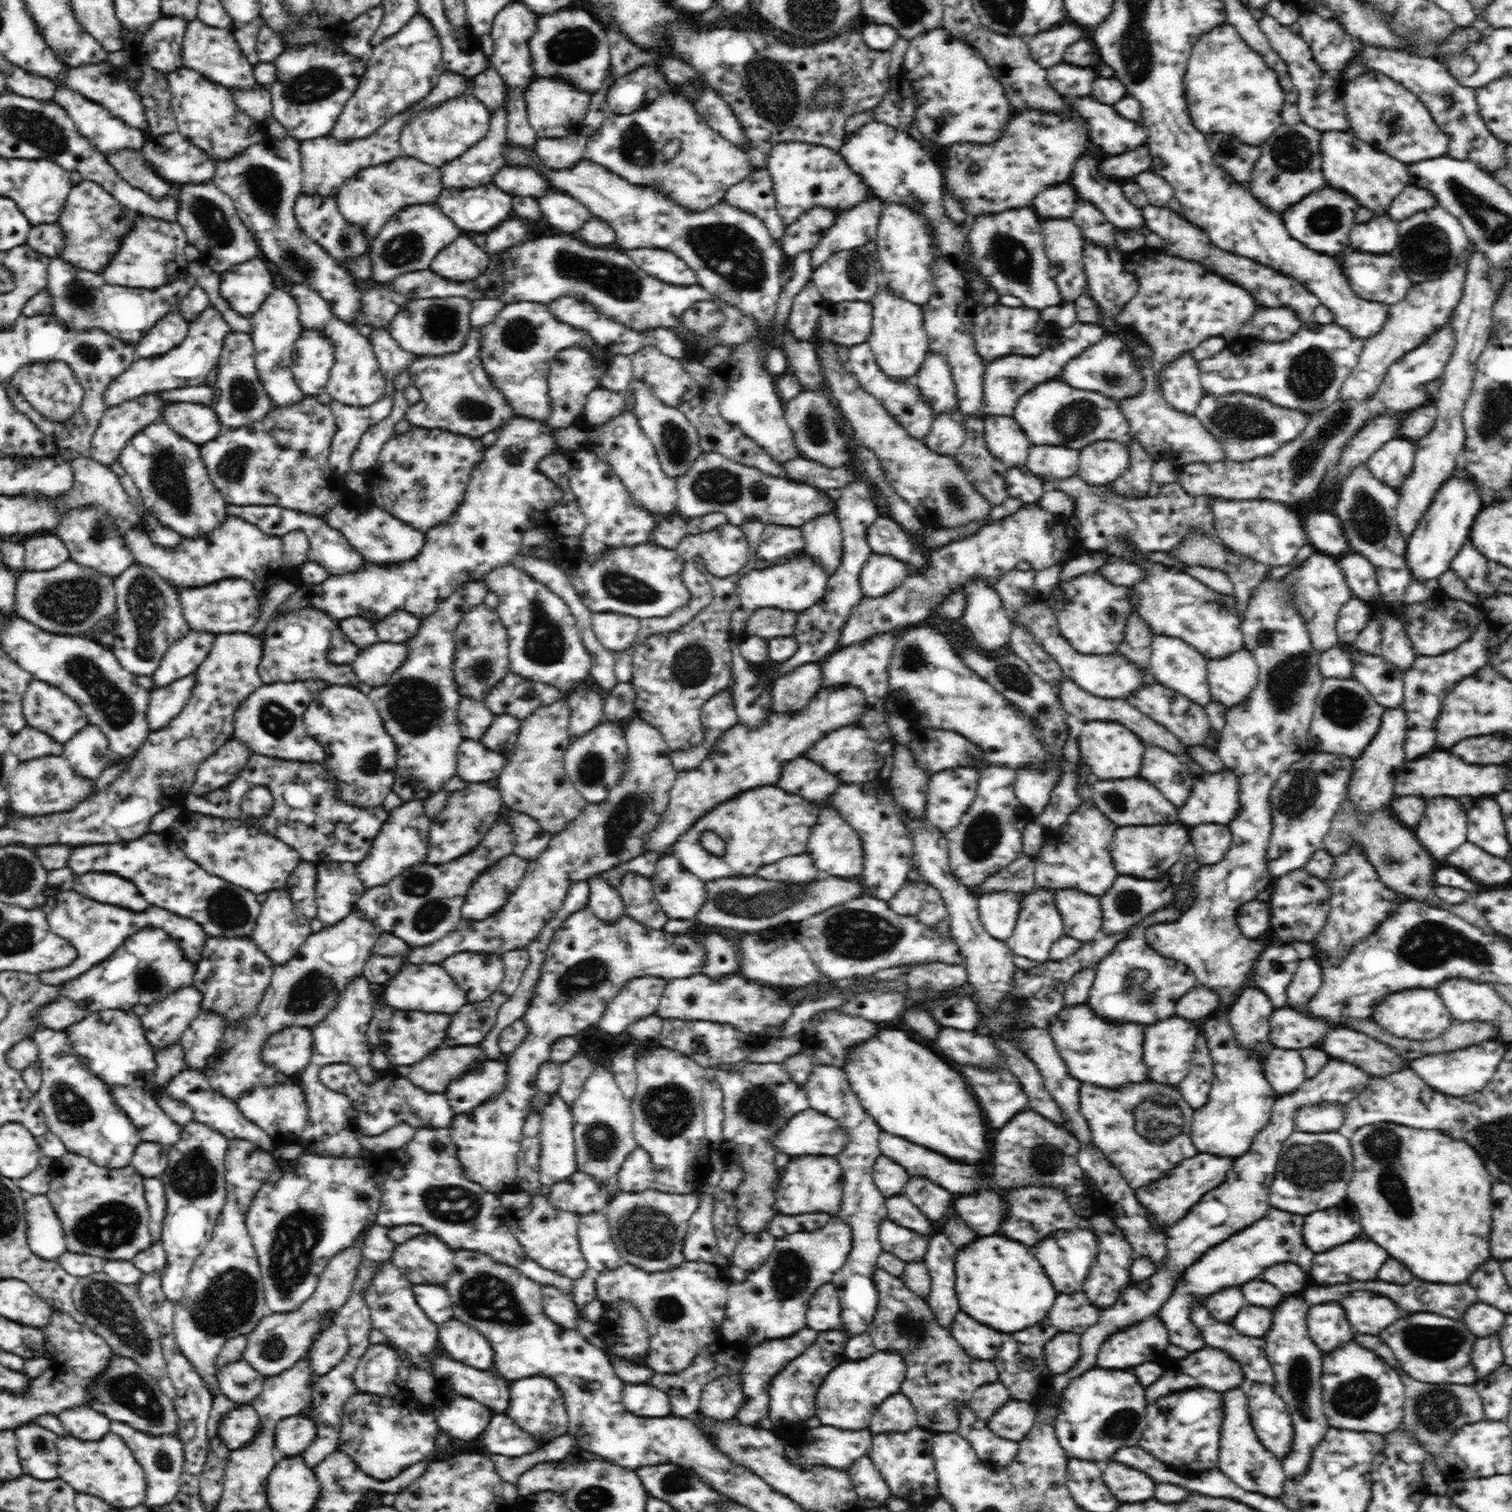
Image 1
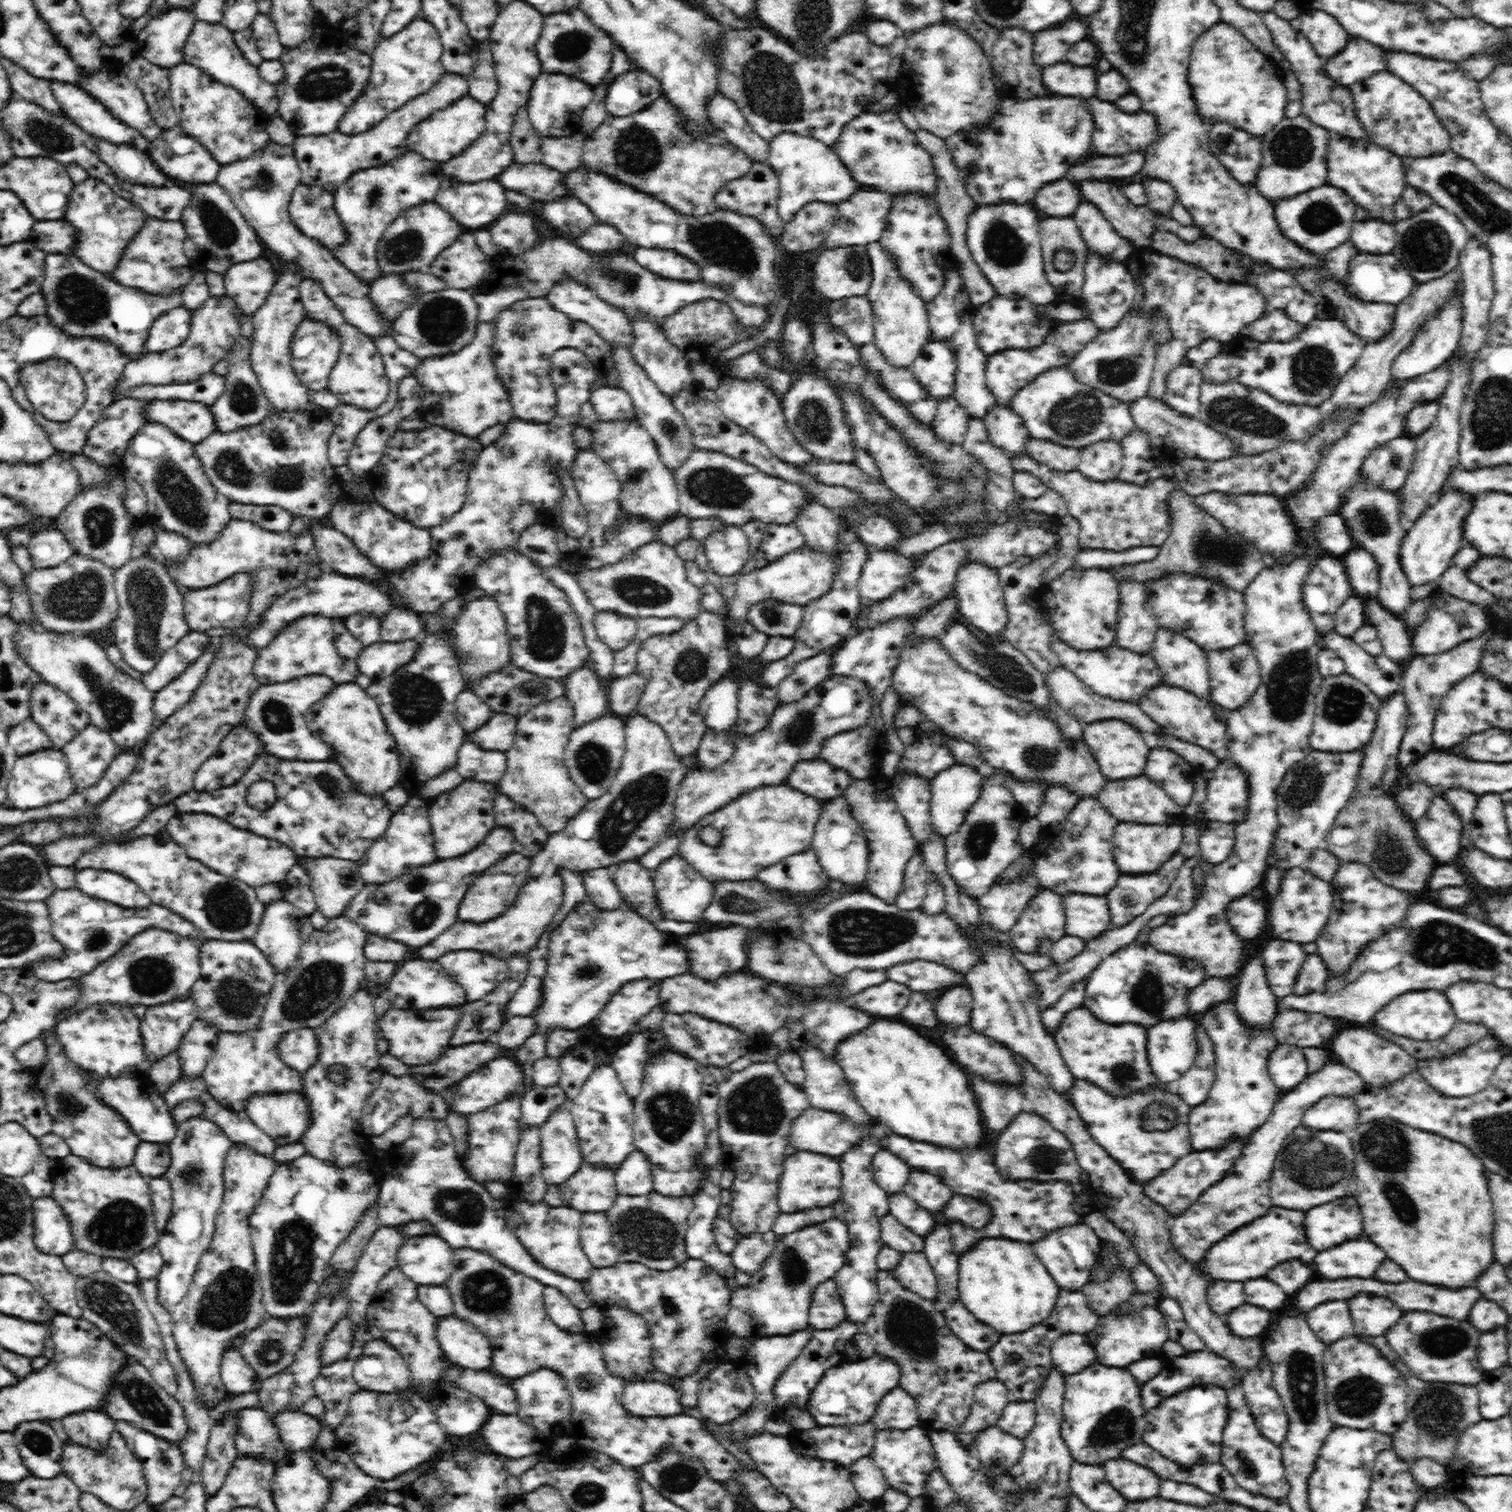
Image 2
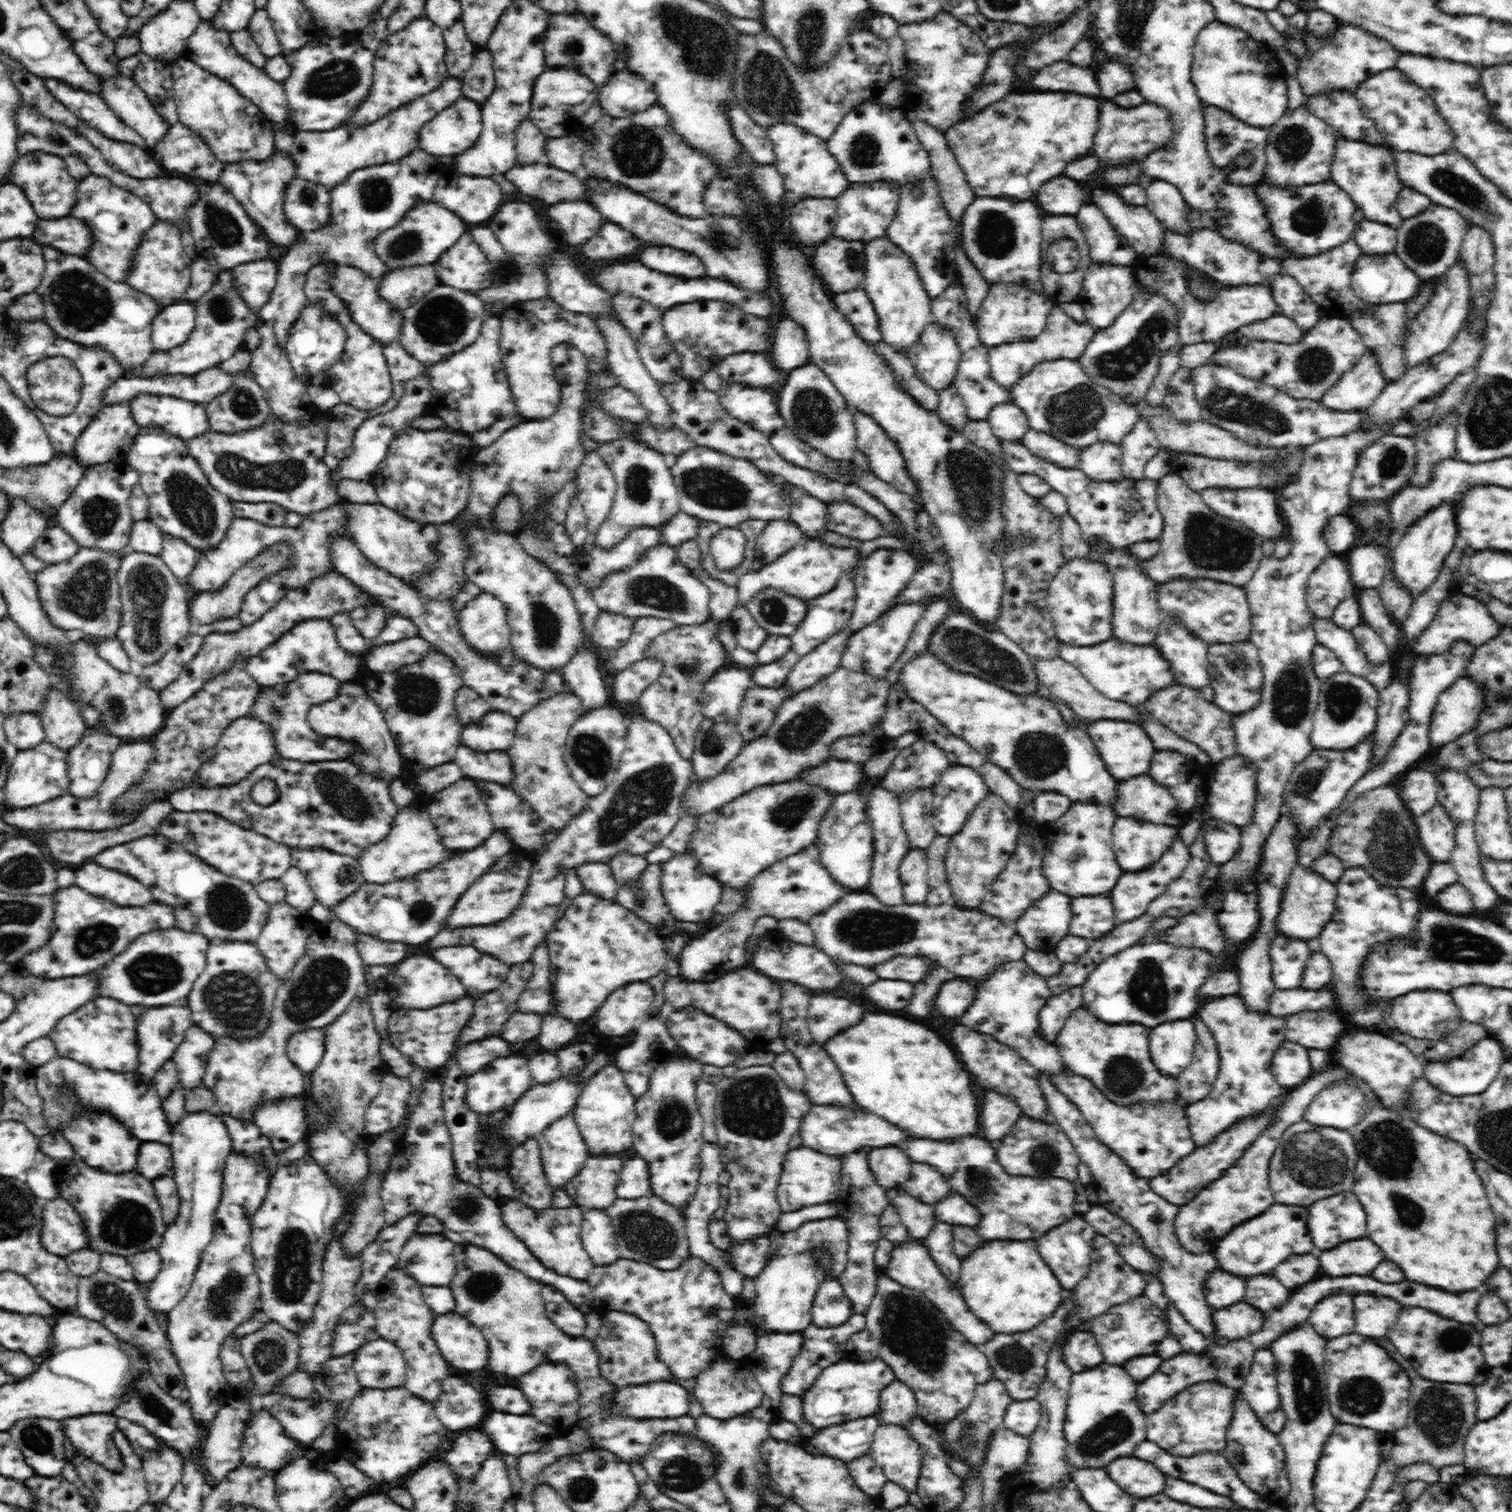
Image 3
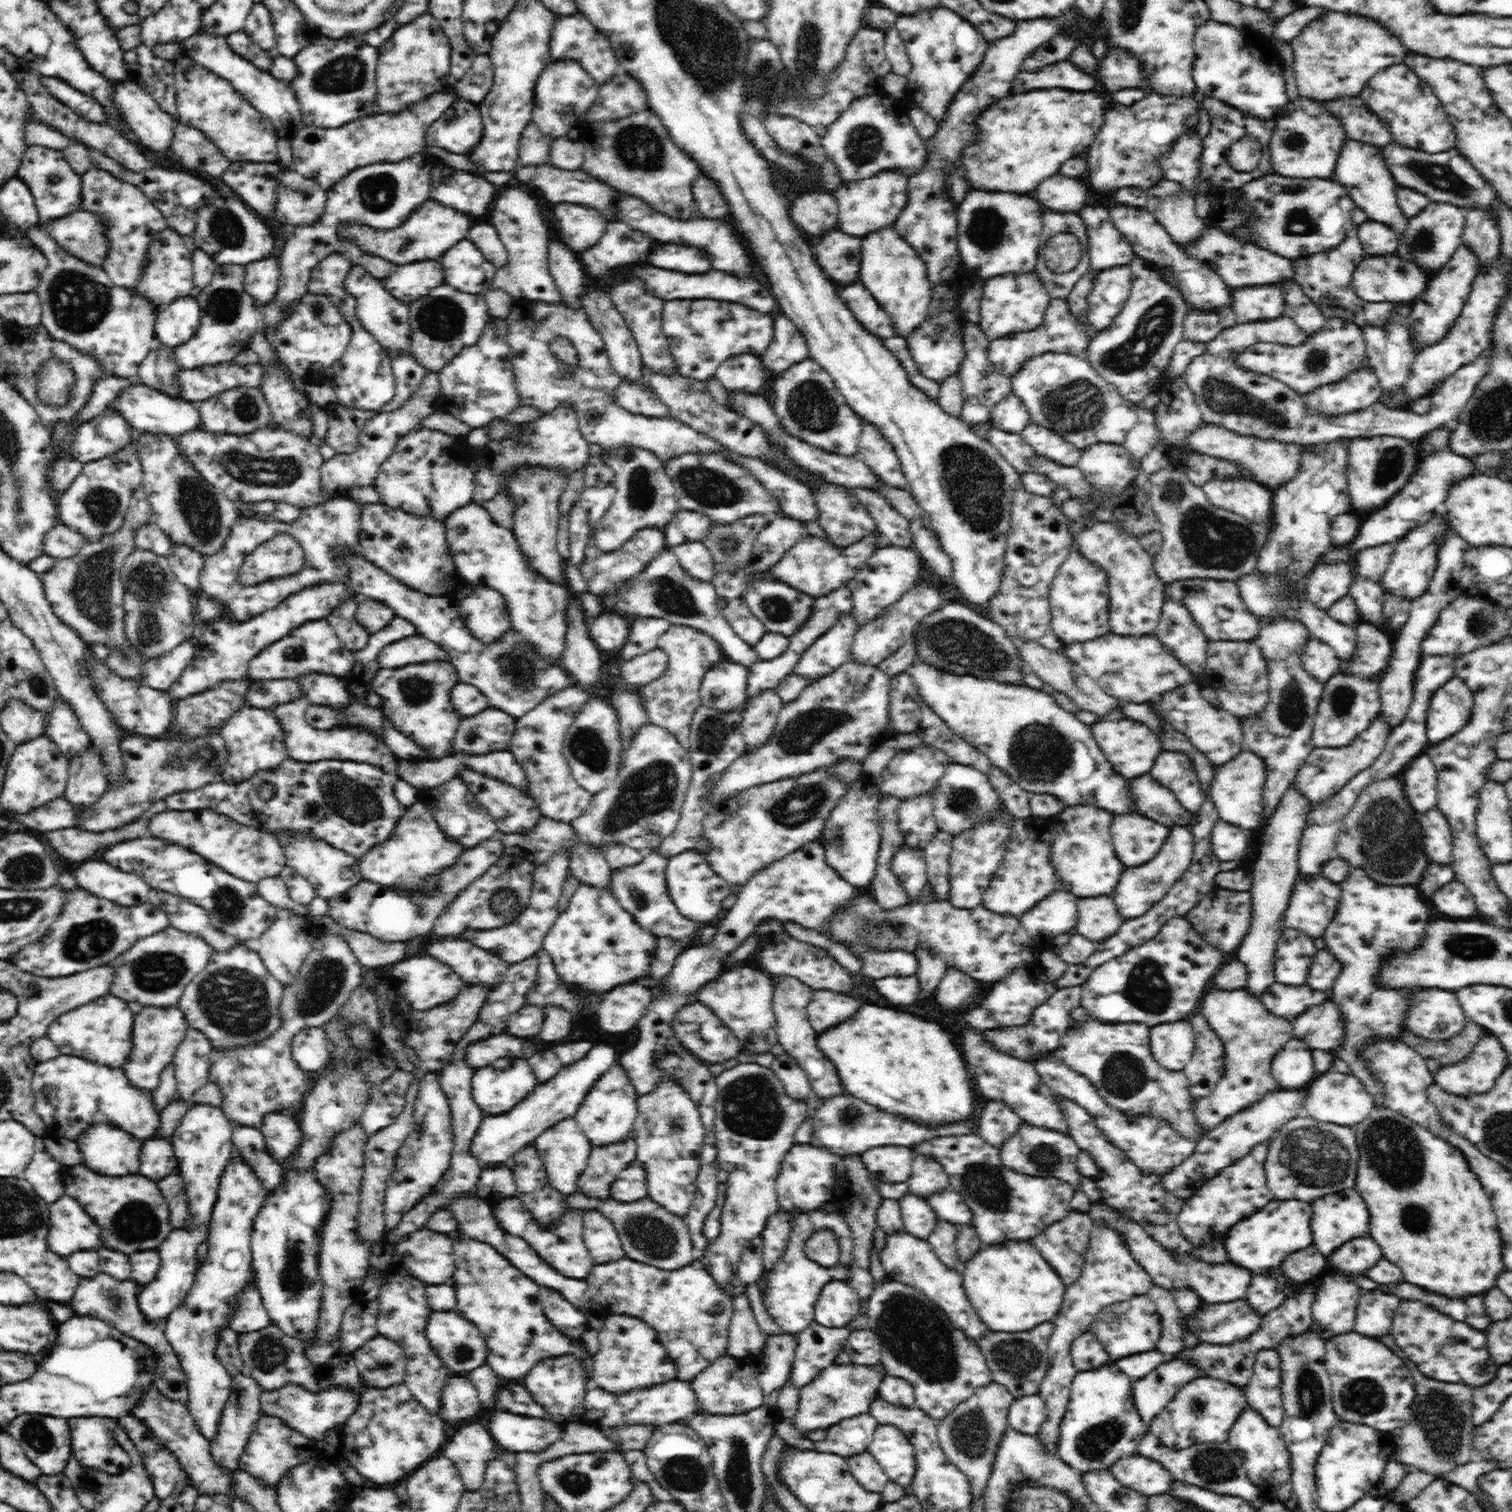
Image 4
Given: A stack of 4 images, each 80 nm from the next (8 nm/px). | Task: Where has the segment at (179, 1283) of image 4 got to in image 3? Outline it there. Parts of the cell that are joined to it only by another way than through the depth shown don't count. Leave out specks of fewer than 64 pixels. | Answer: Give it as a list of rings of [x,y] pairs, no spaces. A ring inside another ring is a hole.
[[[210,1110],[196,1111],[184,1115],[173,1126],[167,1143],[172,1153],[172,1171],[169,1176],[176,1183],[176,1193],[178,1193],[180,1203],[178,1204],[176,1220],[167,1225],[160,1246],[155,1248],[161,1256],[160,1272],[152,1282],[145,1285],[147,1308],[152,1310],[152,1313],[169,1313],[190,1290],[203,1250],[213,1237],[214,1215],[221,1199],[223,1170],[227,1157],[230,1157],[234,1151],[227,1126],[217,1118],[216,1114],[210,1113]]]

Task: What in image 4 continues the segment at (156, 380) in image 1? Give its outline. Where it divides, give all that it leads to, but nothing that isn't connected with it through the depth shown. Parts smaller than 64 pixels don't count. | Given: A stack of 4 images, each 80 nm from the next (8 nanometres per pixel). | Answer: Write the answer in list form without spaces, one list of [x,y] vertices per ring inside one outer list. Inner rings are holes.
[[[218,265],[208,286],[195,294],[201,308],[199,329],[188,342],[171,348],[175,362],[183,370],[198,370],[231,361],[238,352],[248,350],[250,336],[261,331],[266,310],[248,295],[245,268],[242,265]]]

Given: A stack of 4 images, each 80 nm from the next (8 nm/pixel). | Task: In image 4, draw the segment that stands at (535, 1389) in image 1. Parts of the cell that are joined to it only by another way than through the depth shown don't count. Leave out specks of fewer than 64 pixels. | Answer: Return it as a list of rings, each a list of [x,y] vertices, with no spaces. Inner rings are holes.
[[[574,1355],[544,1360],[532,1368],[522,1380],[524,1380],[526,1390],[532,1394],[532,1399],[546,1408],[544,1410],[546,1411],[546,1416],[552,1416],[552,1418],[544,1416],[544,1419],[562,1424],[562,1426],[579,1422],[583,1419],[585,1411],[583,1402],[588,1392],[589,1384],[587,1371],[584,1370],[583,1364]]]

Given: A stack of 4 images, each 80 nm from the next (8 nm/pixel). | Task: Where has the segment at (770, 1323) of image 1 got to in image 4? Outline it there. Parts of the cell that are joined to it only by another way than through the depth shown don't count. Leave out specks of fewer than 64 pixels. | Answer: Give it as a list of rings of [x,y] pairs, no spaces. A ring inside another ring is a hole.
[[[824,1210],[807,1211],[799,1213],[795,1222],[794,1226],[791,1225],[787,1249],[784,1250],[779,1261],[775,1262],[774,1268],[770,1270],[770,1280],[766,1282],[766,1300],[762,1302],[766,1315],[772,1318],[779,1328],[782,1328],[784,1334],[792,1335],[797,1335],[815,1322],[814,1308],[823,1286],[830,1281],[844,1281],[847,1277],[852,1264],[852,1249],[855,1246],[854,1234],[842,1213]],[[822,1229],[832,1231],[840,1247],[838,1262],[828,1268],[810,1260],[804,1251],[807,1238],[810,1238],[813,1232]]]

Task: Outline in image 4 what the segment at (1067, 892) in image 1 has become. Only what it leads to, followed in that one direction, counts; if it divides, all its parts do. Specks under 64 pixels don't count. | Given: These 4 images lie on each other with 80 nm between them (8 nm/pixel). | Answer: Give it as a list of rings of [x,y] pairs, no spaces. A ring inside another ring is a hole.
[[[1111,895],[1079,897],[1078,908],[1079,921],[1074,932],[1091,941],[1106,941],[1118,932],[1124,921]]]

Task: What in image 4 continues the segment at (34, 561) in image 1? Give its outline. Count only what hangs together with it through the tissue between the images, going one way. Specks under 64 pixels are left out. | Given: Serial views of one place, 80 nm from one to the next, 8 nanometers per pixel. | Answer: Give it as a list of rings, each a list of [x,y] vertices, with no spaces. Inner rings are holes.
[[[60,523],[54,525],[43,540],[43,554],[56,560],[76,556],[85,545],[83,535]]]

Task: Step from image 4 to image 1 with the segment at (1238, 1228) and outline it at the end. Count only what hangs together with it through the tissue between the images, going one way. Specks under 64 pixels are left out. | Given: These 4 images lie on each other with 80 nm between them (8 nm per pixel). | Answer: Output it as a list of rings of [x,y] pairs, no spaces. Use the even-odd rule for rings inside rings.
[[[1270,1207],[1264,1218],[1253,1222],[1244,1230],[1225,1239],[1206,1251],[1194,1264],[1191,1264],[1182,1274],[1182,1278],[1171,1297],[1161,1306],[1158,1318],[1164,1323],[1169,1335],[1169,1344],[1176,1344],[1188,1353],[1206,1347],[1202,1331],[1194,1326],[1190,1319],[1191,1310],[1205,1301],[1210,1295],[1224,1287],[1241,1287],[1251,1280],[1258,1279],[1260,1274],[1274,1264],[1294,1262],[1304,1272],[1310,1270],[1314,1252],[1304,1246],[1302,1240],[1302,1226],[1304,1218],[1290,1214],[1288,1211]]]

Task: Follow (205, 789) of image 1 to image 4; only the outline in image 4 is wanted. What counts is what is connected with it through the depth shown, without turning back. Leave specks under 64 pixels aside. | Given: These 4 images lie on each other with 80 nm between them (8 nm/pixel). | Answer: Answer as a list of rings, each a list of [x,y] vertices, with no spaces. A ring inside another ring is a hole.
[[[242,707],[225,722],[225,725],[220,728],[220,733],[224,740],[226,756],[219,765],[218,773],[222,781],[227,783],[244,782],[250,776],[254,776],[258,770],[272,770],[280,762],[289,758],[278,719],[266,709]]]

